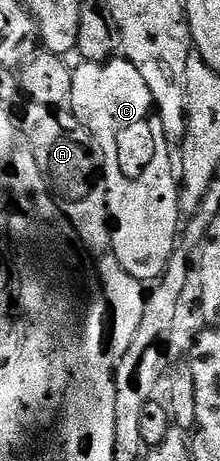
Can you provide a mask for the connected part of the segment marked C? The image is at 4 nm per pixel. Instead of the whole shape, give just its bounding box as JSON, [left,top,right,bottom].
[70,56,182,284]

